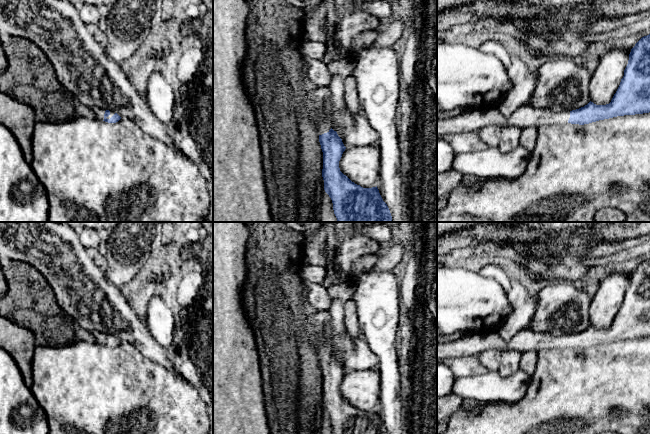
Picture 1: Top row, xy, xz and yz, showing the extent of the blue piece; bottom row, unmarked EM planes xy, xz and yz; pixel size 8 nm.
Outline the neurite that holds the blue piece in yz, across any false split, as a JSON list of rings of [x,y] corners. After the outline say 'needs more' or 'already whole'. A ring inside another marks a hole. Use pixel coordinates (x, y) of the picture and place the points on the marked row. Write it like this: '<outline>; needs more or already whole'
[[[650,34],[642,37],[629,54],[624,76],[611,102],[596,105],[589,102],[572,111],[556,113],[524,105],[510,116],[504,116],[495,107],[482,107],[466,111],[451,118],[437,118],[437,137],[463,132],[478,132],[484,126],[514,125],[520,128],[540,127],[545,124],[589,124],[617,116],[650,112]]]; needs more

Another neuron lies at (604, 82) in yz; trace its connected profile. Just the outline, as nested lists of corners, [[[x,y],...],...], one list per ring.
[[[621,48],[610,50],[599,59],[589,82],[591,102],[596,105],[606,105],[611,102],[624,76],[628,60],[629,53]]]

